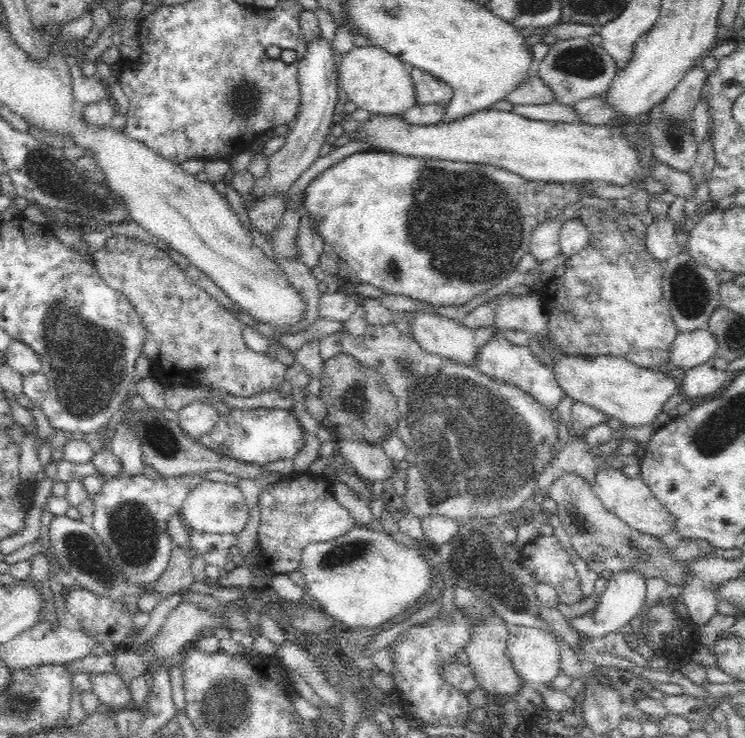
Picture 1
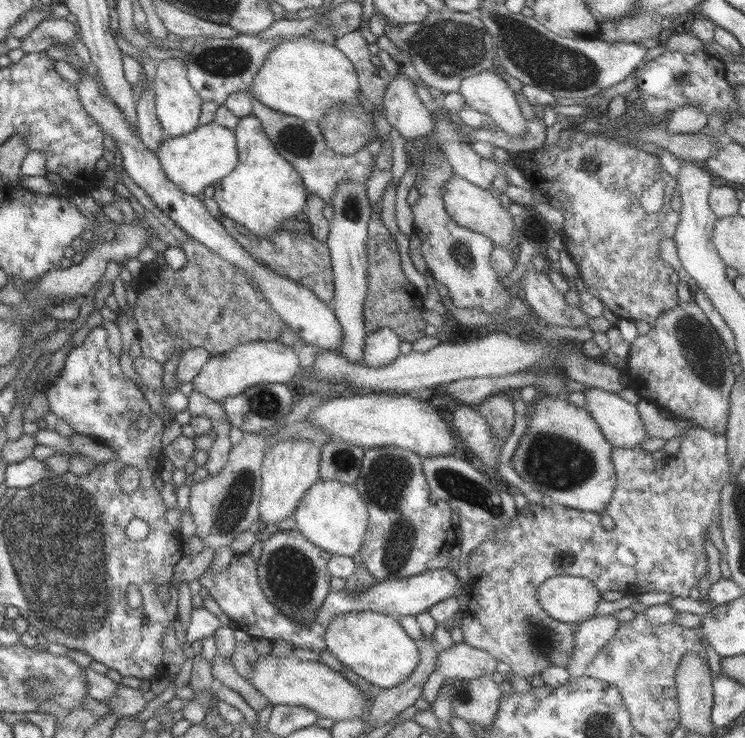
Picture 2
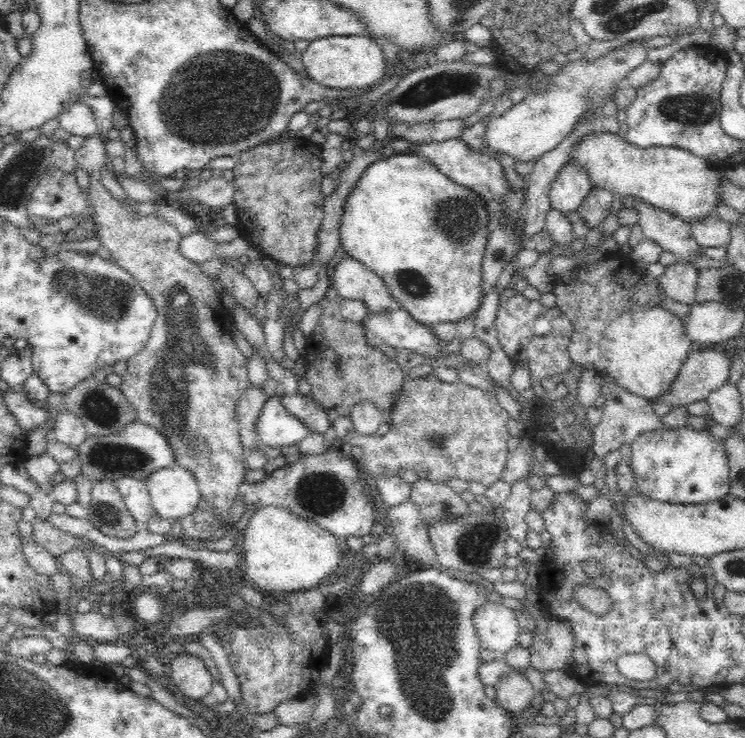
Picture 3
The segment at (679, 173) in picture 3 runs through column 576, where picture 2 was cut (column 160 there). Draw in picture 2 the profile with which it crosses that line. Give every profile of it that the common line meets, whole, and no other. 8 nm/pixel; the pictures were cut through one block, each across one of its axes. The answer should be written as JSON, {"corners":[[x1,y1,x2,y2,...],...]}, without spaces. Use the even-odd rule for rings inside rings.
{"corners":[[213,122,199,125,187,135,164,137,154,153,167,180,181,192,194,197,202,192,203,188,213,185,229,174,236,165,237,158,233,131]]}

